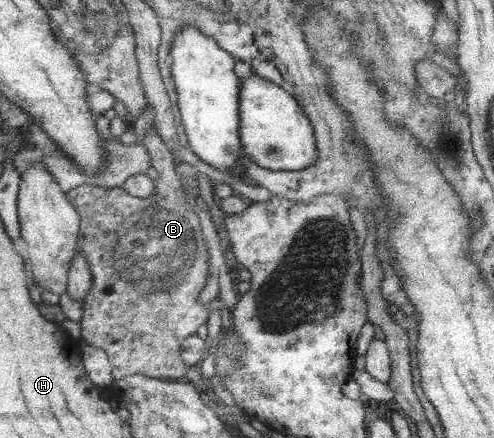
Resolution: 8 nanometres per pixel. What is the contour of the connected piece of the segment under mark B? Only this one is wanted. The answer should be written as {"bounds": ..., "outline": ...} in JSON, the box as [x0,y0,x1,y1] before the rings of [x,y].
{"bounds":[67,124,210,380],"outline":[[[154,124],[143,135],[143,145],[151,154],[153,167],[158,172],[156,194],[143,198],[132,196],[123,186],[108,188],[93,187],[92,184],[67,192],[68,200],[81,216],[77,254],[79,251],[87,256],[93,274],[93,285],[86,297],[84,318],[80,323],[82,340],[107,354],[112,364],[112,377],[116,380],[135,374],[156,379],[184,376],[189,367],[177,360],[180,346],[186,338],[196,335],[200,326],[206,325],[210,312],[209,308],[198,303],[210,274],[210,263],[198,216],[184,199],[184,191],[188,188],[179,179],[171,148],[156,133]]]}

